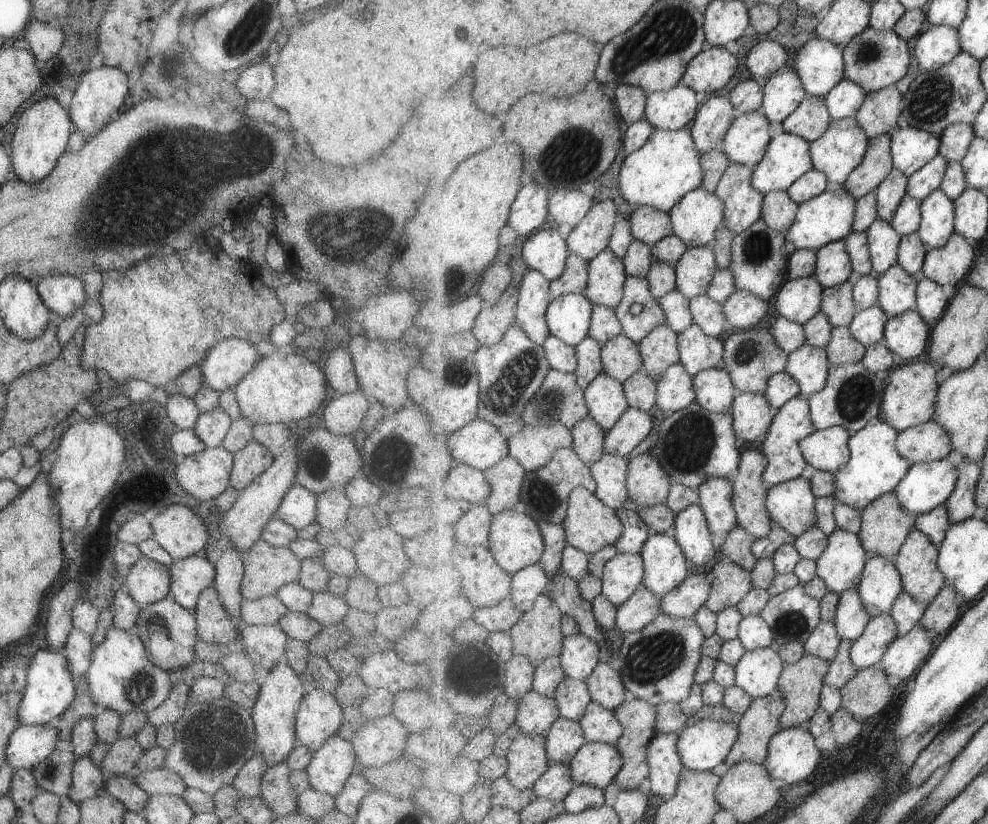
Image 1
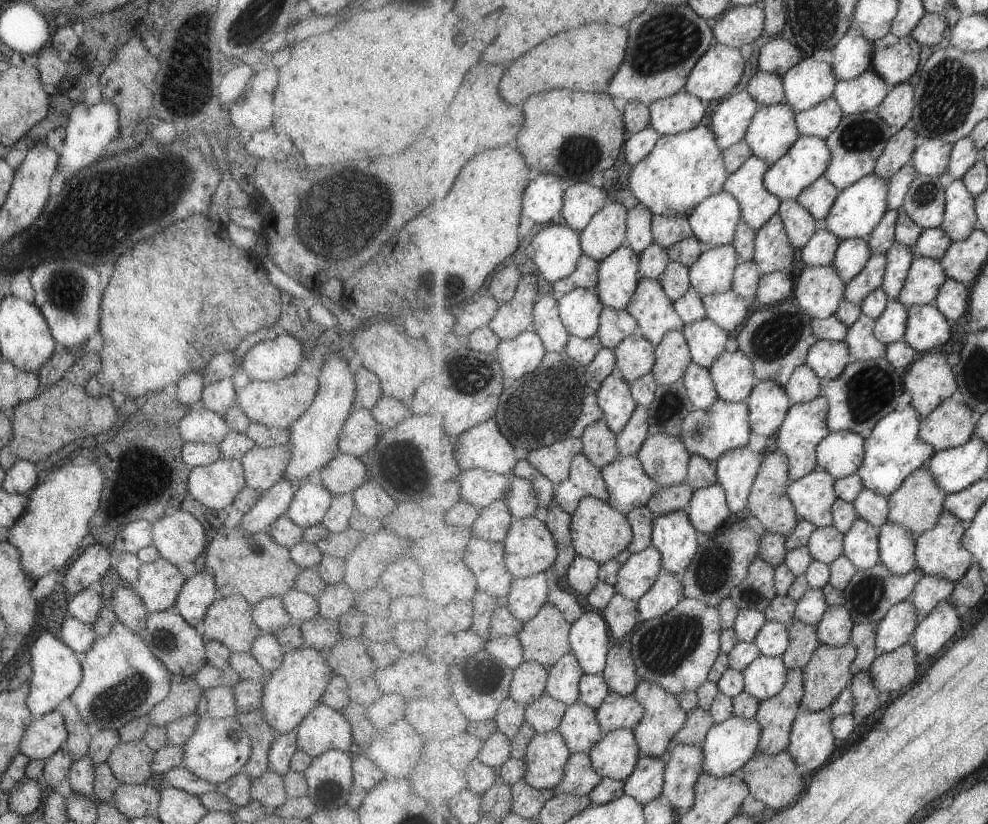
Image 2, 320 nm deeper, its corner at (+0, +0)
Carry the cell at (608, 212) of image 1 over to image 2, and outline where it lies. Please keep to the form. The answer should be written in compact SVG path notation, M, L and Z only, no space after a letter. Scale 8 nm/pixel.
M609 202L580 232L585 255L601 262L627 244L629 210L620 202Z

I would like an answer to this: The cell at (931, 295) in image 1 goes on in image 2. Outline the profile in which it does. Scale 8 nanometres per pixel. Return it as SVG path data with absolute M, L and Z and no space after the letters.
M950 278L942 286L935 306L942 310L951 323L957 322L969 310L970 290L971 287L965 283Z

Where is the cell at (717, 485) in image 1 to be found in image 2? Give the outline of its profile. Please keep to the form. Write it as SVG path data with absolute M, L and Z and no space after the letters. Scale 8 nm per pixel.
M747 445L728 450L716 462L718 482L726 488L733 516L749 507L750 494L762 469L764 456L765 452L753 452Z

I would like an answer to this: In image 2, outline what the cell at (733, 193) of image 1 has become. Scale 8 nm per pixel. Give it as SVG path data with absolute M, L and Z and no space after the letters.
M754 154L726 182L726 191L739 199L743 220L756 231L779 212L782 204L782 198L767 190L765 178L769 169L769 162Z

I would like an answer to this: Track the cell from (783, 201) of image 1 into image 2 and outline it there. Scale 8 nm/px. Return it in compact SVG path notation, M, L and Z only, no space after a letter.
M782 200L778 213L782 216L787 234L796 249L805 248L821 225L798 200Z

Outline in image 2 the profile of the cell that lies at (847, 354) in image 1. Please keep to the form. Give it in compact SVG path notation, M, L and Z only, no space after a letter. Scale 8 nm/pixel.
M865 313L850 326L846 336L851 354L859 361L874 361L886 356L888 345L875 336L876 320Z

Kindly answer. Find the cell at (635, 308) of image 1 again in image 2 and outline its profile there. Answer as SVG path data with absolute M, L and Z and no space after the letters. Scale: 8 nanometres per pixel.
M642 277L634 298L626 309L637 319L639 333L655 346L661 344L667 333L686 328L686 322L660 280Z

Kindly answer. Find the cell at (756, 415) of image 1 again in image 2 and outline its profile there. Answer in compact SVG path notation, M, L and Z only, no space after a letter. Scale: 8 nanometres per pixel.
M760 381L746 400L750 408L750 425L765 437L778 434L790 412L790 395L780 382Z

